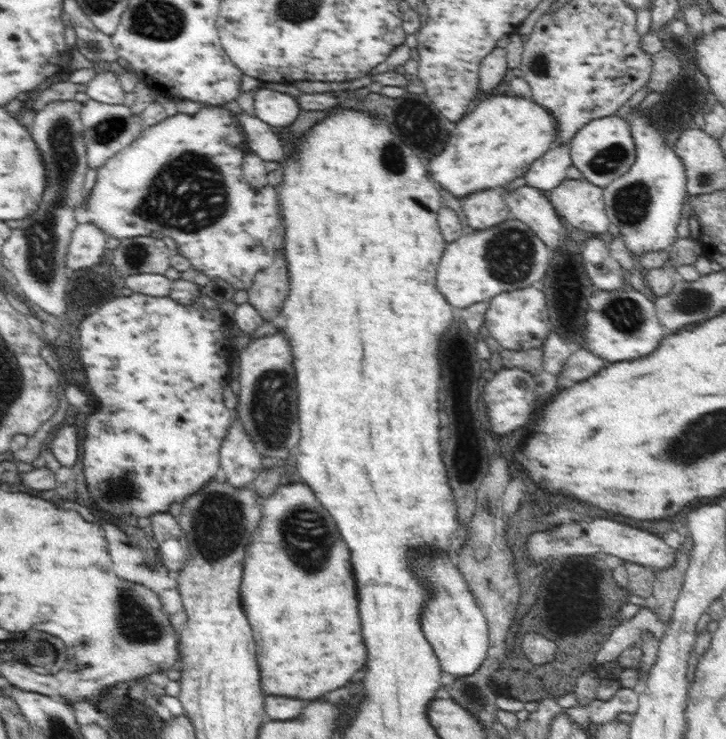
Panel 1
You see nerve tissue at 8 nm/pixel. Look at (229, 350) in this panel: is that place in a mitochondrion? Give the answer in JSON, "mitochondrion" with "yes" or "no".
{"mitochondrion":"no"}

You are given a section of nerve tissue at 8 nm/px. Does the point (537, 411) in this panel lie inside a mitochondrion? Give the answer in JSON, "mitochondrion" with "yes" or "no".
{"mitochondrion":"no"}

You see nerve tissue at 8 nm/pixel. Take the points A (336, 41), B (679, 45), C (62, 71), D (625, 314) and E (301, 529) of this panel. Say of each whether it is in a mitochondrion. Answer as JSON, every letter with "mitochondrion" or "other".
{"A":"other","B":"other","C":"other","D":"mitochondrion","E":"mitochondrion"}

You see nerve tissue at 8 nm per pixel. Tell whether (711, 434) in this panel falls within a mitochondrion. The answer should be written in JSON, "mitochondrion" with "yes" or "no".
{"mitochondrion":"yes"}

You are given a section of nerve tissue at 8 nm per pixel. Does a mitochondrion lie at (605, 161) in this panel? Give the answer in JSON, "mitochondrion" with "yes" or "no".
{"mitochondrion":"yes"}

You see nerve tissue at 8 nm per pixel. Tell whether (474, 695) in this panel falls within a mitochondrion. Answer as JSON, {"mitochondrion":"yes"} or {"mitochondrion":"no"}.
{"mitochondrion":"yes"}

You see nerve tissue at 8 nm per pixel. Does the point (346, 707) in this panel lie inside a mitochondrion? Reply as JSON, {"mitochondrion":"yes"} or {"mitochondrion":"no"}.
{"mitochondrion":"no"}

